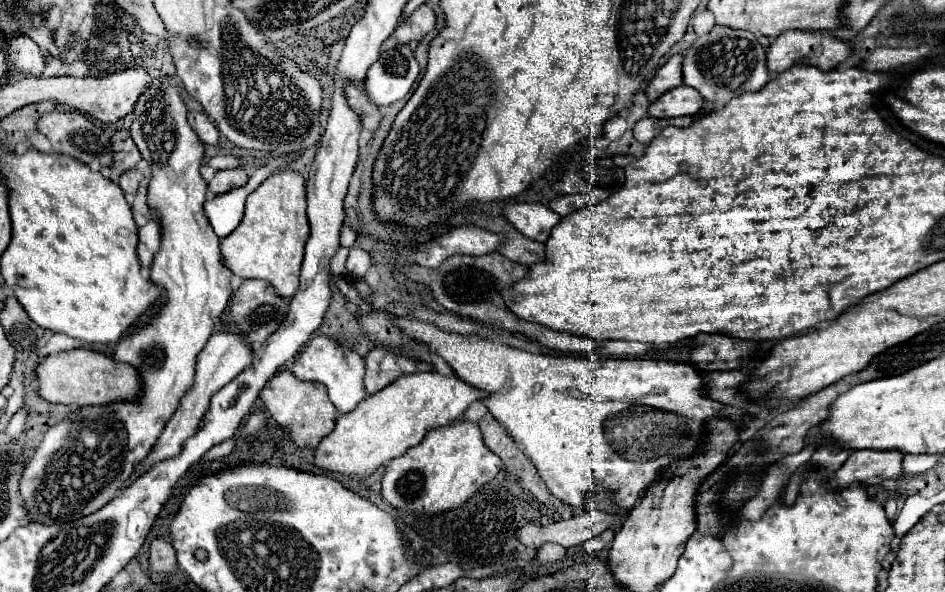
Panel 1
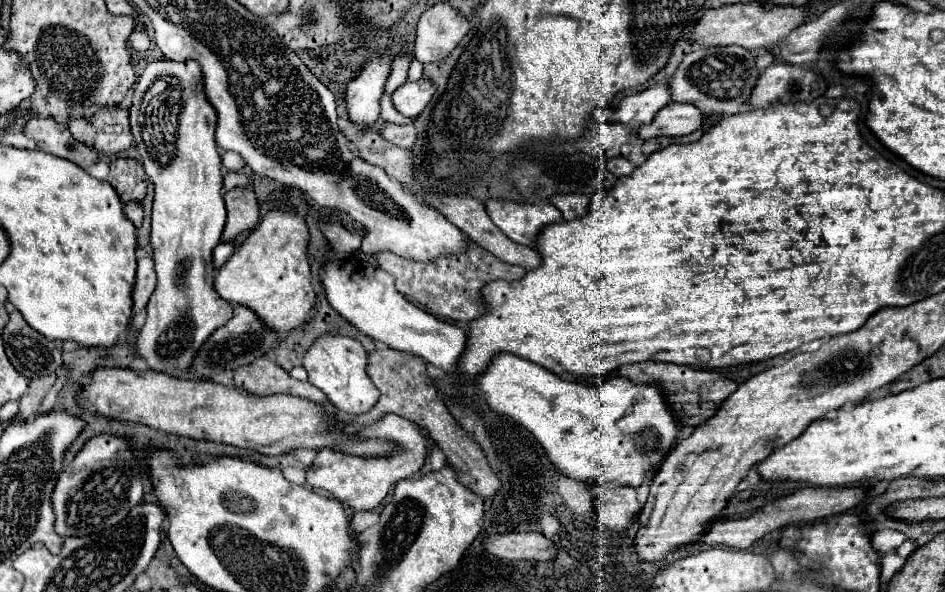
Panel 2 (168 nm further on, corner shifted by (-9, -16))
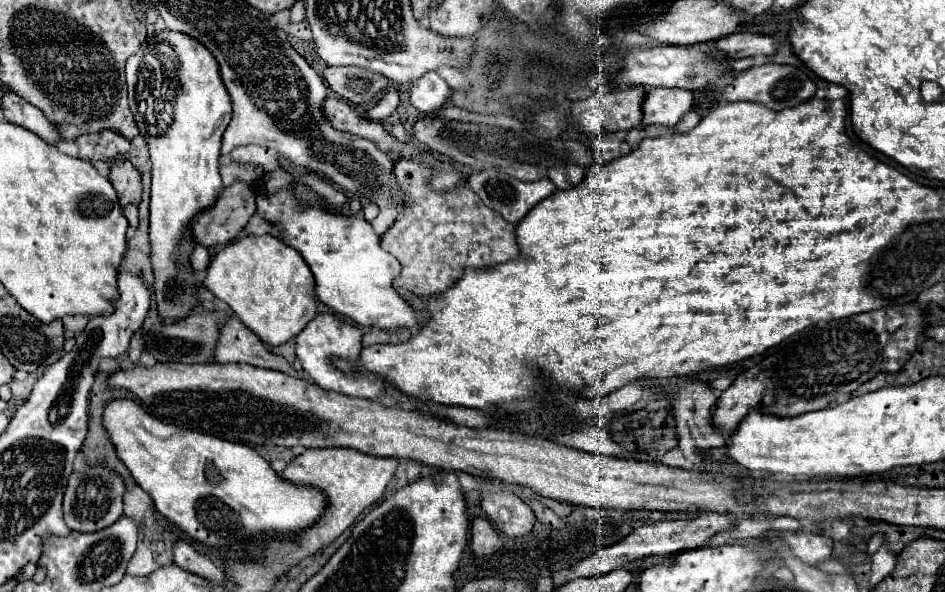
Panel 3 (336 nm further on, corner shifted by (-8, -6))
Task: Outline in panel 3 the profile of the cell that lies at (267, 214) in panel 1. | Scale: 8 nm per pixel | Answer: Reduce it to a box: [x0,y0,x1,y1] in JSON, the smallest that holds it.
[204,234,316,346]

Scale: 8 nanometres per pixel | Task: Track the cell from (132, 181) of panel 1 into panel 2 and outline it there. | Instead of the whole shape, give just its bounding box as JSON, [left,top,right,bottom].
[125,202,143,228]

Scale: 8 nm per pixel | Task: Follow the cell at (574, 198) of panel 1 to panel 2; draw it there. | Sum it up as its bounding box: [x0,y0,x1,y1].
[551,194,589,220]

